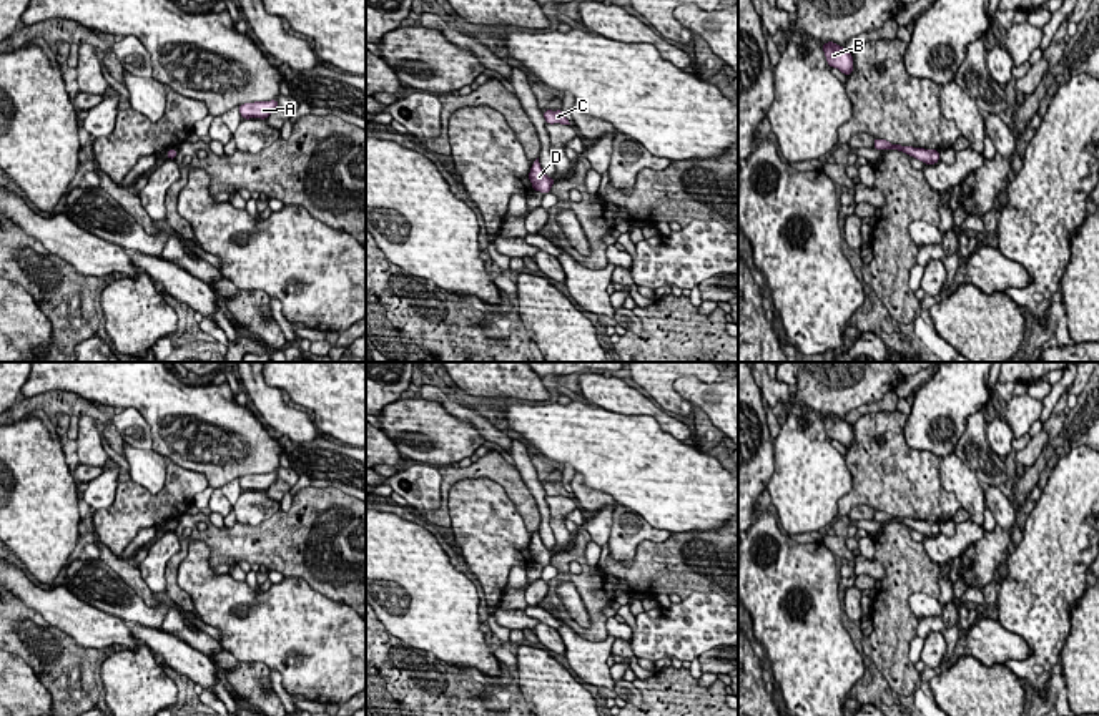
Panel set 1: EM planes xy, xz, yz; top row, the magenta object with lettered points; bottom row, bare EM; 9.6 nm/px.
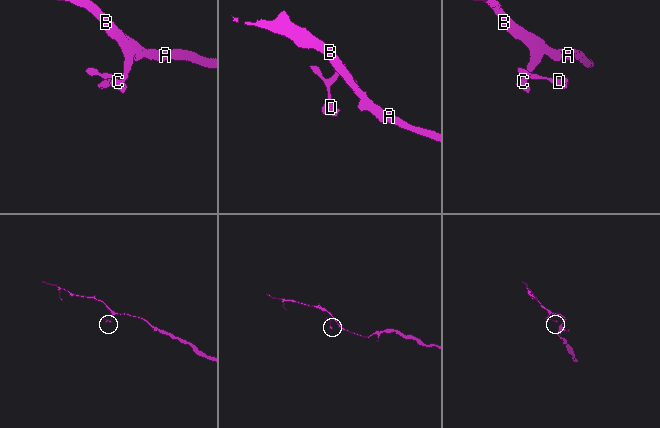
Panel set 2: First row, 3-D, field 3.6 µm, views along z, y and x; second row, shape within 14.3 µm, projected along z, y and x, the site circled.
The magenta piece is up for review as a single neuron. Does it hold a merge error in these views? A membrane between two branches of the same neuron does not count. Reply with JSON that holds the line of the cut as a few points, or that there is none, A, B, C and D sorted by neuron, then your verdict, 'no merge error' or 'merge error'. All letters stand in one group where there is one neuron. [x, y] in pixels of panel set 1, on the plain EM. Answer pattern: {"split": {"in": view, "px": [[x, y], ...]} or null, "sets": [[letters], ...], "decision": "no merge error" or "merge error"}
{"split": null, "sets": [["A", "B", "C", "D"]], "decision": "no merge error"}

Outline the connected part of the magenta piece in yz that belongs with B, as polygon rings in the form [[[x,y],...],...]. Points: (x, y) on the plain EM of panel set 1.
[[[826,414],[823,415],[823,424],[830,439],[838,440],[845,447],[851,447],[855,435],[851,425],[846,420],[833,414]]]

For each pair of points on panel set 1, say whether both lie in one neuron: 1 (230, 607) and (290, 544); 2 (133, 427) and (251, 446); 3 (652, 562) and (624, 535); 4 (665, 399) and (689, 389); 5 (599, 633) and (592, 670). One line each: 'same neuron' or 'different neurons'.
1: different neurons
2: different neurons
3: different neurons
4: different neurons
5: different neurons

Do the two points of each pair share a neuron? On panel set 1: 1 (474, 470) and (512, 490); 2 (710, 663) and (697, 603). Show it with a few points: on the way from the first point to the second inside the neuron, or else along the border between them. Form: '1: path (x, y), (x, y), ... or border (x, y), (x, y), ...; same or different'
1: path (484, 470), (496, 470), (506, 480); same
2: border (720, 645), (697, 657); different

